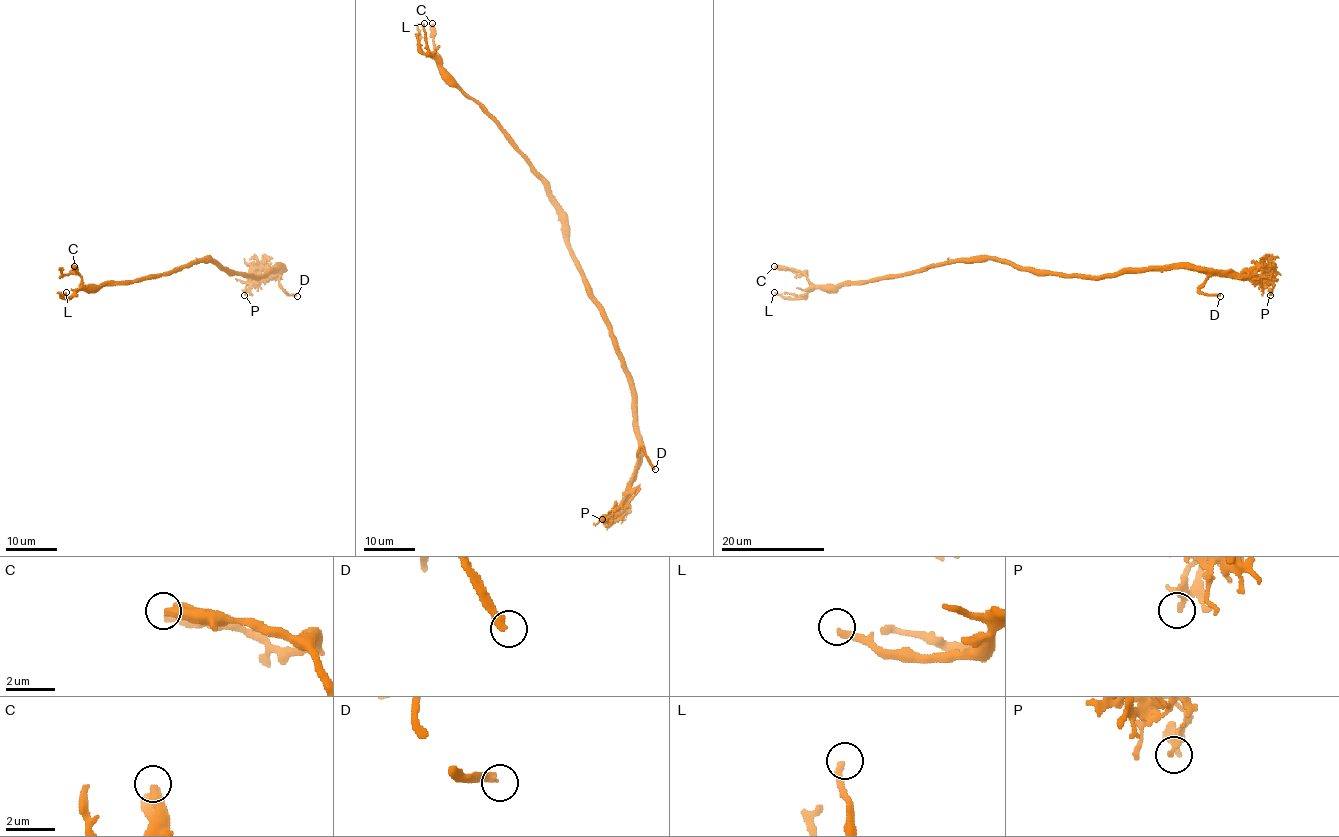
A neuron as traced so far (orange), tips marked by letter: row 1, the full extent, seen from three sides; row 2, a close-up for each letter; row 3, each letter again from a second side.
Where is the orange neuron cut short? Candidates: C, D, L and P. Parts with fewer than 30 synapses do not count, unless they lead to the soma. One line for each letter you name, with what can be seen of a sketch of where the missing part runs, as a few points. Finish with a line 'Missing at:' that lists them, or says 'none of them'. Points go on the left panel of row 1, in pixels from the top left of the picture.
Missing at: D

